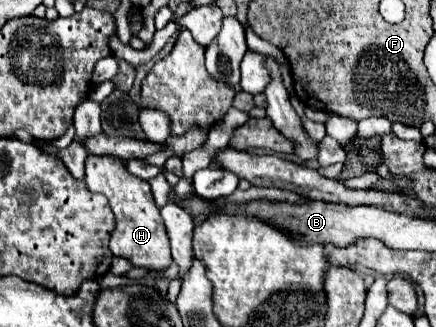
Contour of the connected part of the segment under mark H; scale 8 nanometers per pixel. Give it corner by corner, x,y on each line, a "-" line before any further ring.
87,156
85,164
85,182
91,192
101,192
107,196
109,206
117,218
117,228
111,236
111,252
119,258
131,262
131,266
145,268
149,272
163,272
171,266
169,238
163,226
159,208
155,206
151,188
145,180
129,174
119,158
107,156

